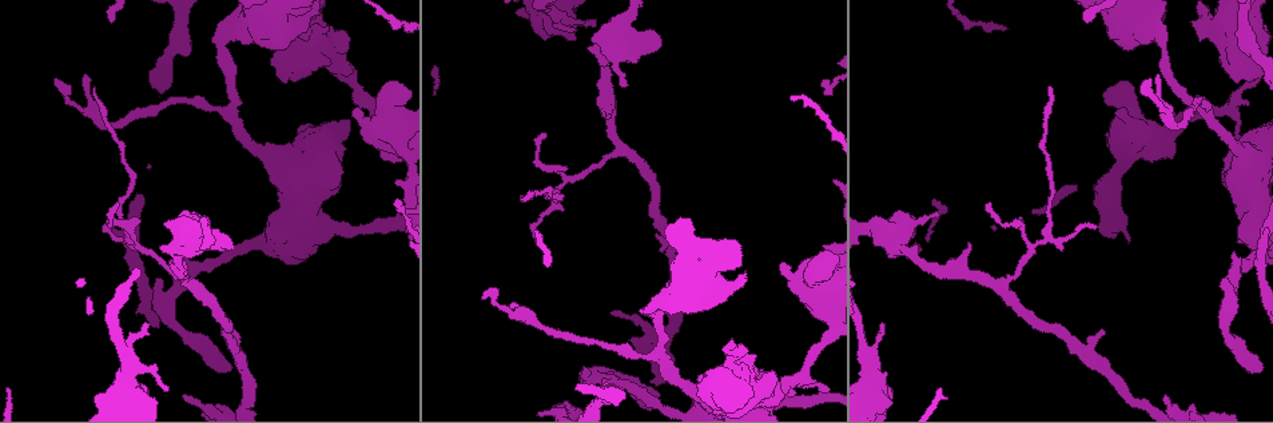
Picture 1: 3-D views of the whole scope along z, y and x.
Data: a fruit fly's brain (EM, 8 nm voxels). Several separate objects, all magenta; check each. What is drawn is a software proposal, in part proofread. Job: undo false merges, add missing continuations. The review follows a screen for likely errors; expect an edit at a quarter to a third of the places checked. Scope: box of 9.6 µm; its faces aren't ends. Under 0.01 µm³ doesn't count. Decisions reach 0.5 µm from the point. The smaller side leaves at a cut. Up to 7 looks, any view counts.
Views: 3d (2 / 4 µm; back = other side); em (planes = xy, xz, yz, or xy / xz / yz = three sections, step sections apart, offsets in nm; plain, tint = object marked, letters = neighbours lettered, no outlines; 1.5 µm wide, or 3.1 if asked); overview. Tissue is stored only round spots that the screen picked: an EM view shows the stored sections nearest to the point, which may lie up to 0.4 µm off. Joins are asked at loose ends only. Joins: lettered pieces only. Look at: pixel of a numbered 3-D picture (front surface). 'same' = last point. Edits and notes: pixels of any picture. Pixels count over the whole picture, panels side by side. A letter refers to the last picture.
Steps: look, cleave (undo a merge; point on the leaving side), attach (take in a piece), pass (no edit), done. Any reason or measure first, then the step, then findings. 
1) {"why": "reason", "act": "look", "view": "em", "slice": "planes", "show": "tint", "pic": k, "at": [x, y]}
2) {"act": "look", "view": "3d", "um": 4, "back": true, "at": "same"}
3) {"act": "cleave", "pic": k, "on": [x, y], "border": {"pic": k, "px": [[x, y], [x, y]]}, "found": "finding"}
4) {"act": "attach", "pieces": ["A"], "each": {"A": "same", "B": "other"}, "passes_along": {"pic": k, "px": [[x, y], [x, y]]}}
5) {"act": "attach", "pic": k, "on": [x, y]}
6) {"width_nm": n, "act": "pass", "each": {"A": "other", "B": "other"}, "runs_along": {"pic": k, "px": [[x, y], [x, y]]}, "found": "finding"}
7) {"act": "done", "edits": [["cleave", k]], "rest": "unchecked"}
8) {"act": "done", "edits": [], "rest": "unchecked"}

{"why": "a fork", "act": "look", "view": "em", "slice": "planes", "show": "plain", "pic": 1, "at": [1168, 111]}

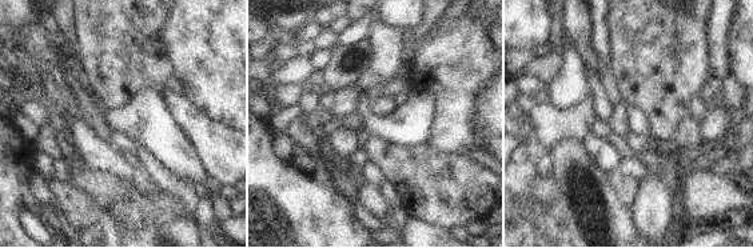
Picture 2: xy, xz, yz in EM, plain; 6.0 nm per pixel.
{"why": "what lies round it", "act": "look", "view": "em", "slice": "planes", "show": "letters", "at": "same"}

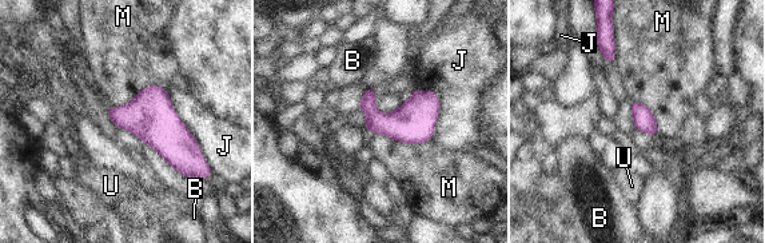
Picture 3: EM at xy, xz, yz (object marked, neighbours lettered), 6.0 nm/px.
{"act": "pass", "each": {"B": "other", "J": "other", "M": "other", "U": "other"}, "border": {"pic": 3, "px": [[367, 131], [403, 143], [429, 143]]}, "found": "all the same neuron"}

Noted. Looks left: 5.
{"why": "branch stops here", "act": "look", "view": "em", "slice": "xy", "step": 8, "show": "letters", "pic": 1, "at": [520, 199]}

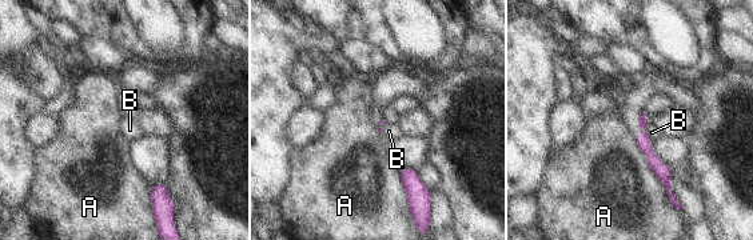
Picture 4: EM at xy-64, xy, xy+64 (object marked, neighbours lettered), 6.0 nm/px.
{"act": "pass", "each": {"A": "other", "B": "other"}, "border": {"pic": 4, "px": [[646, 120], [646, 135], [652, 140]]}, "found": "none of them fits"}

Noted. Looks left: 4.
{"why": "stops while still wide", "act": "look", "view": "em", "slice": "xy", "step": 4, "show": "tint", "pic": 1, "at": [889, 393]}

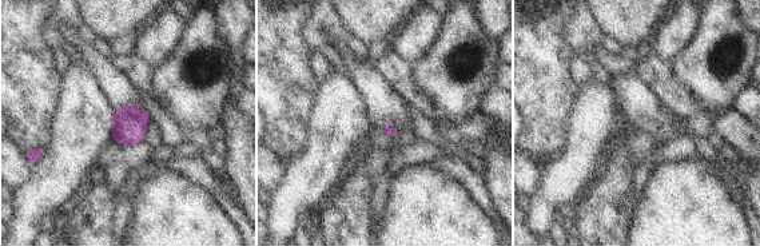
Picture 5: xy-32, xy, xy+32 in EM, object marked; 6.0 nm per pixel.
{"why": "another direction", "act": "look", "view": "em", "slice": "planes", "show": "letters", "at": "same"}

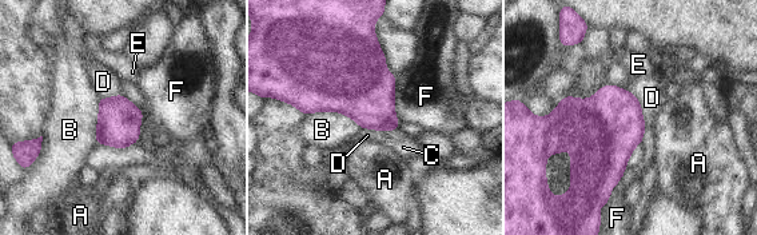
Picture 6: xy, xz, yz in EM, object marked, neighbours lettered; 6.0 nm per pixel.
{"act": "pass", "each": {"A": "other", "B": "other", "C": "other", "D": "other", "E": "other", "F": "other"}, "border": {"pic": 6, "px": [[629, 90], [641, 107], [646, 126]]}, "found": "no lettered piece goes on from it"}

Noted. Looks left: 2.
{"act": "done", "edits": [], "rest": "unchecked"}

